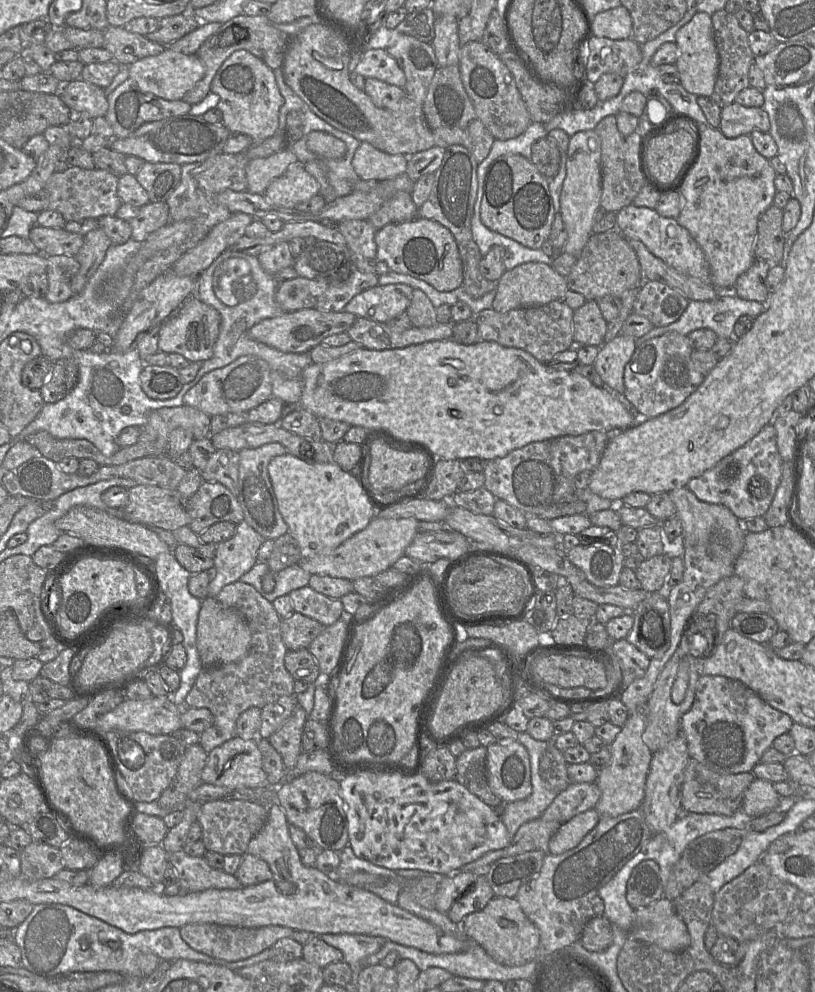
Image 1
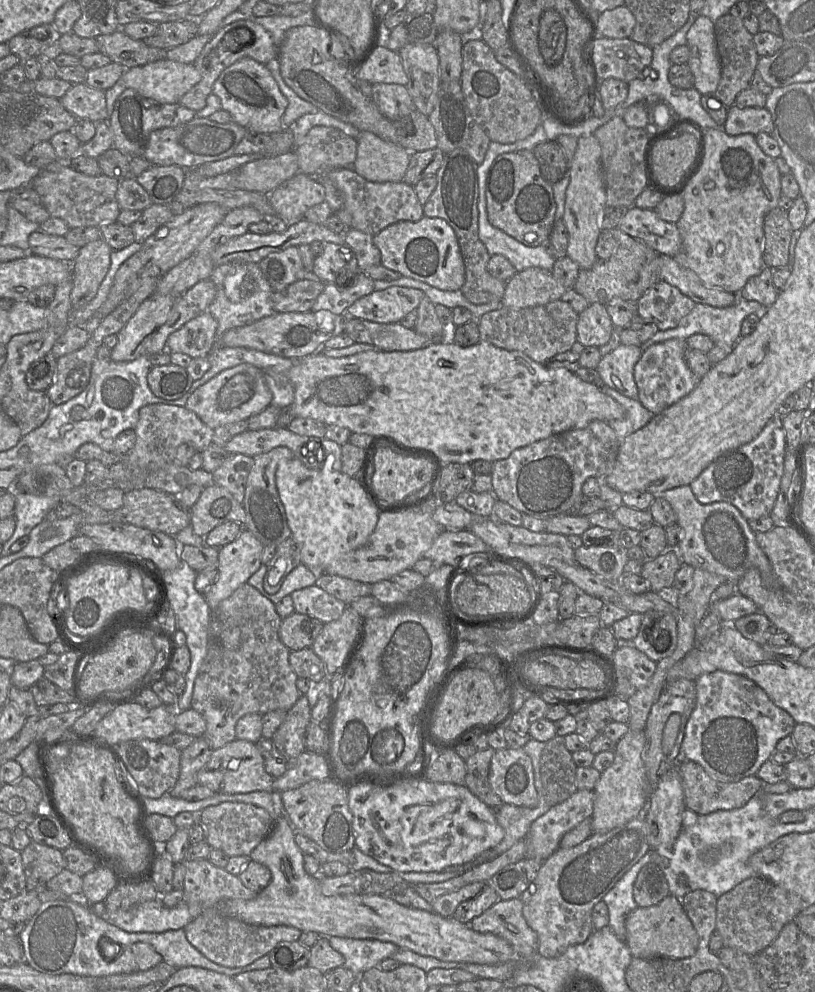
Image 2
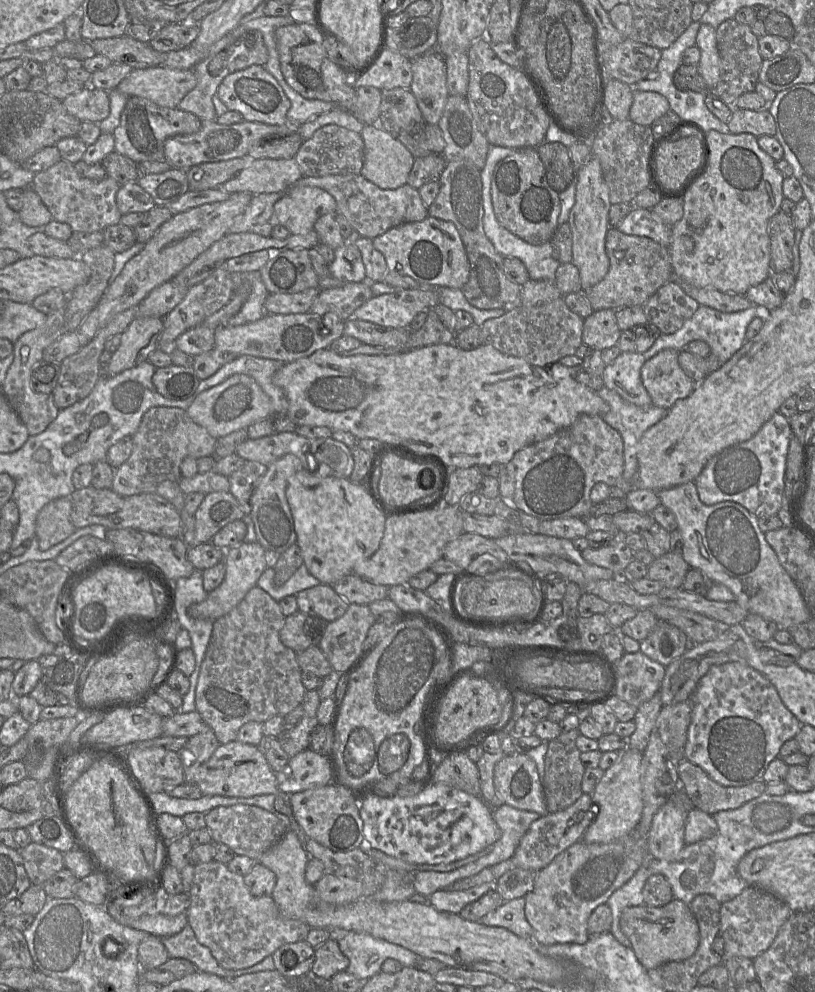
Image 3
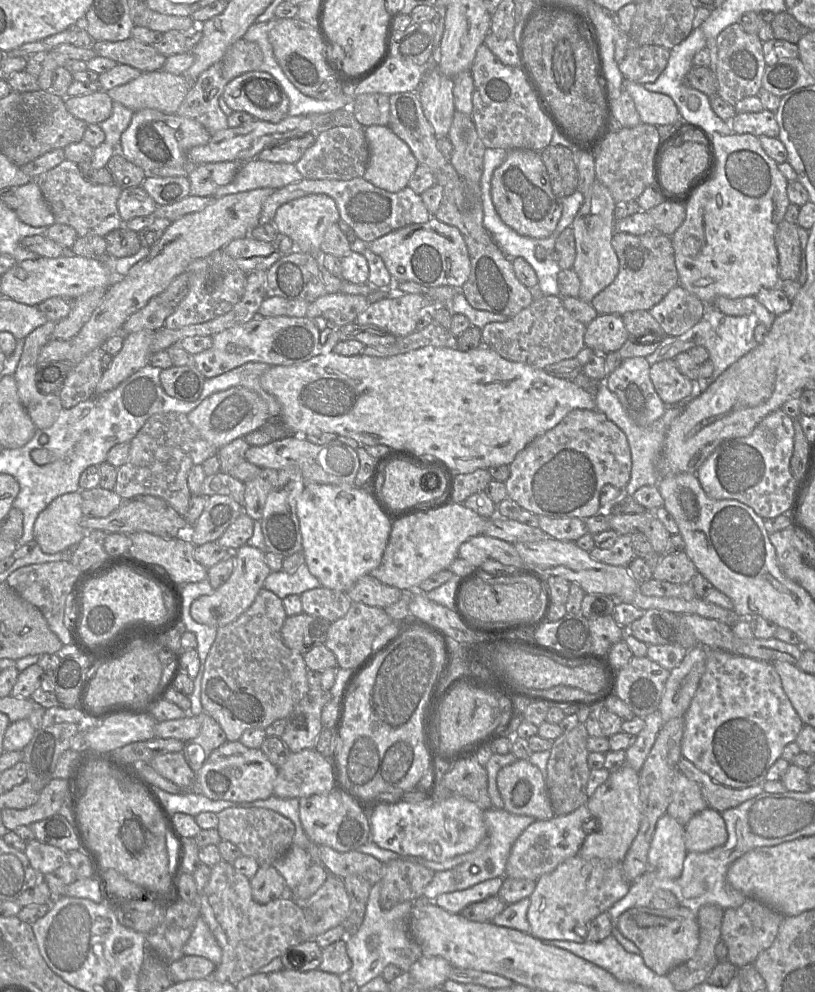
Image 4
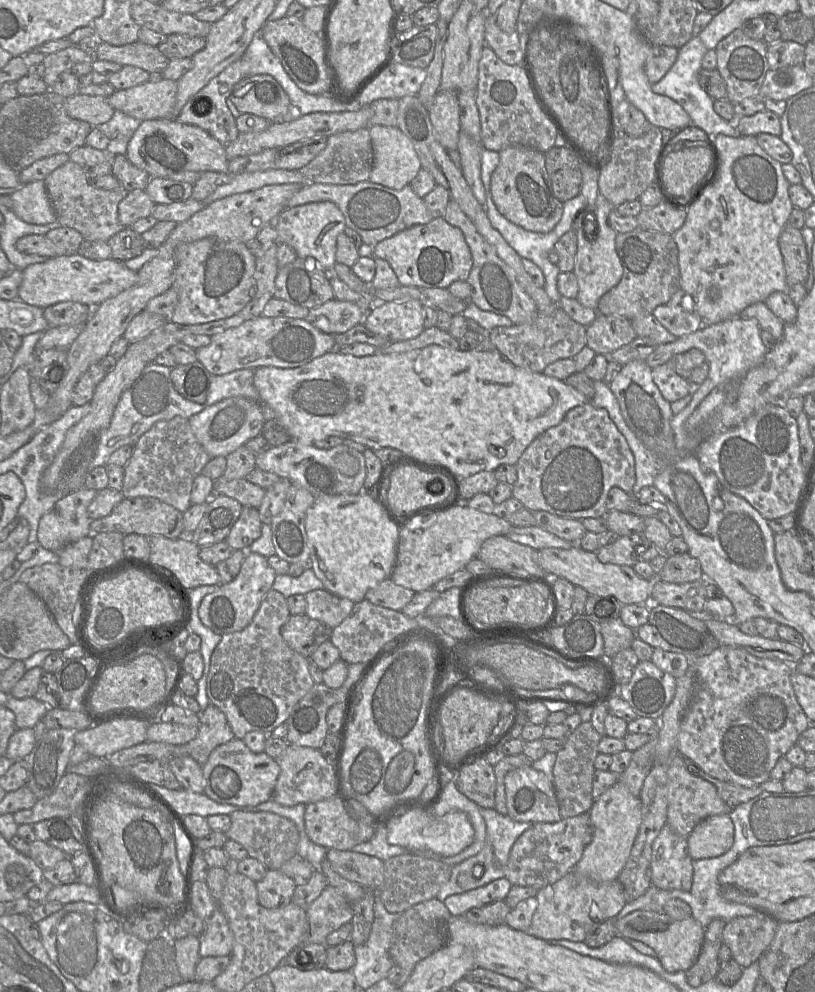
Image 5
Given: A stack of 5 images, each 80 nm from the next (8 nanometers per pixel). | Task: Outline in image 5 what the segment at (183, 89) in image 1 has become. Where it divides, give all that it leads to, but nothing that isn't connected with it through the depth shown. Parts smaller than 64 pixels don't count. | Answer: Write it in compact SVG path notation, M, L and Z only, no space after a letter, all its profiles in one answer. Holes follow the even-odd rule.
M152 76L145 83L116 90L107 99L114 110L142 122L167 118L174 108L176 93L177 81Z

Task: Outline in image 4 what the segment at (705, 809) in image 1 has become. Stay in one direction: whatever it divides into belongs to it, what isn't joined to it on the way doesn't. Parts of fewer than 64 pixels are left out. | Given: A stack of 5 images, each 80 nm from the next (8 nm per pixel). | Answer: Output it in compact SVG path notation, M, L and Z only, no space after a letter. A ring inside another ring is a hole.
M681 757L677 770L700 788L708 808L720 813L735 808L764 791L764 785L758 784L748 788L731 788L715 782L706 773L698 769L692 762Z

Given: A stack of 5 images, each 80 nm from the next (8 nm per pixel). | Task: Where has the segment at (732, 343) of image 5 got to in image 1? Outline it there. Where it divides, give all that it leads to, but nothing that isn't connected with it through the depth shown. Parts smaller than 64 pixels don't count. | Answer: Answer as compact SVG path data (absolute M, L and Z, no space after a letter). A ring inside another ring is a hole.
M726 294L724 296L717 297L712 301L690 300L687 308L677 321L666 326L654 326L648 333L636 339L636 347L648 339L663 335L668 332L676 332L687 336L690 334L690 332L702 328L714 331L719 338L735 339L733 327L738 318L742 315L757 317L763 311L764 307L762 303L741 299L735 294Z

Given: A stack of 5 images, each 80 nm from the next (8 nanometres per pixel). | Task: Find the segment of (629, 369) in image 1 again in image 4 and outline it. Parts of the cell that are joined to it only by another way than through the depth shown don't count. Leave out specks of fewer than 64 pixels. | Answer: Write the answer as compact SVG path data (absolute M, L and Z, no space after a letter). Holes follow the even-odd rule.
M673 359L650 365L649 377L665 405L684 403L691 396L692 381L679 372Z

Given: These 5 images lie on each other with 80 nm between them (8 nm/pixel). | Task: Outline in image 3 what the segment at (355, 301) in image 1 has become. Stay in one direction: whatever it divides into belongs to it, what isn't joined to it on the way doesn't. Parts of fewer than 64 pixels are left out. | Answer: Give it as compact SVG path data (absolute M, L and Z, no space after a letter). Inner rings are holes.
M398 290L373 296L354 311L352 318L387 328L409 329L411 321L419 312L427 311L438 304L439 297L433 290Z

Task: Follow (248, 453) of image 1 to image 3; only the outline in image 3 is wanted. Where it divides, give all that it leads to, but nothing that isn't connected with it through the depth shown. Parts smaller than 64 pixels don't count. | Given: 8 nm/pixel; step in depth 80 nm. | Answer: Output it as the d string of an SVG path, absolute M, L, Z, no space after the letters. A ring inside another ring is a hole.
M286 454L269 466L251 497L249 517L253 523L257 542L266 550L282 553L296 543L296 533L289 504L286 499L288 479L303 469L300 459L293 454Z

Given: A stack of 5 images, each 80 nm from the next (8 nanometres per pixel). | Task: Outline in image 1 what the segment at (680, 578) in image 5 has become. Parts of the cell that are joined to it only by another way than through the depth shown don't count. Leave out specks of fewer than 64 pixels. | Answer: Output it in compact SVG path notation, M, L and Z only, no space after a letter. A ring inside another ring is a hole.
M660 554L644 559L635 570L641 589L646 592L658 592L668 577L672 564L671 554Z

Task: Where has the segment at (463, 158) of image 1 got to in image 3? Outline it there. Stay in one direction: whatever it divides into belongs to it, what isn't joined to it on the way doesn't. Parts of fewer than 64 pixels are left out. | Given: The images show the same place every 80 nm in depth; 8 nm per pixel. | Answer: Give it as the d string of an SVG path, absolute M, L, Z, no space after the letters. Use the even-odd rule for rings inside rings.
M468 160L447 161L439 177L439 192L428 206L428 215L449 221L456 227L469 261L467 283L461 291L467 301L483 310L511 310L521 306L521 285L510 280L503 271L503 259L487 238L483 229L482 182L480 170Z

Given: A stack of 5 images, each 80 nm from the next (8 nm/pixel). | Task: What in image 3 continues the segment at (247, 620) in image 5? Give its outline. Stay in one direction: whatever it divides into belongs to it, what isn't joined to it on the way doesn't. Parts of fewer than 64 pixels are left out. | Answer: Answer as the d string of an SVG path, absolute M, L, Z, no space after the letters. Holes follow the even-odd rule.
M243 542L238 546L225 550L224 564L226 572L222 583L209 592L205 600L192 604L188 608L188 614L195 619L215 621L229 613L241 602L249 590L256 586L259 577L266 570L265 551L266 549L258 542Z

